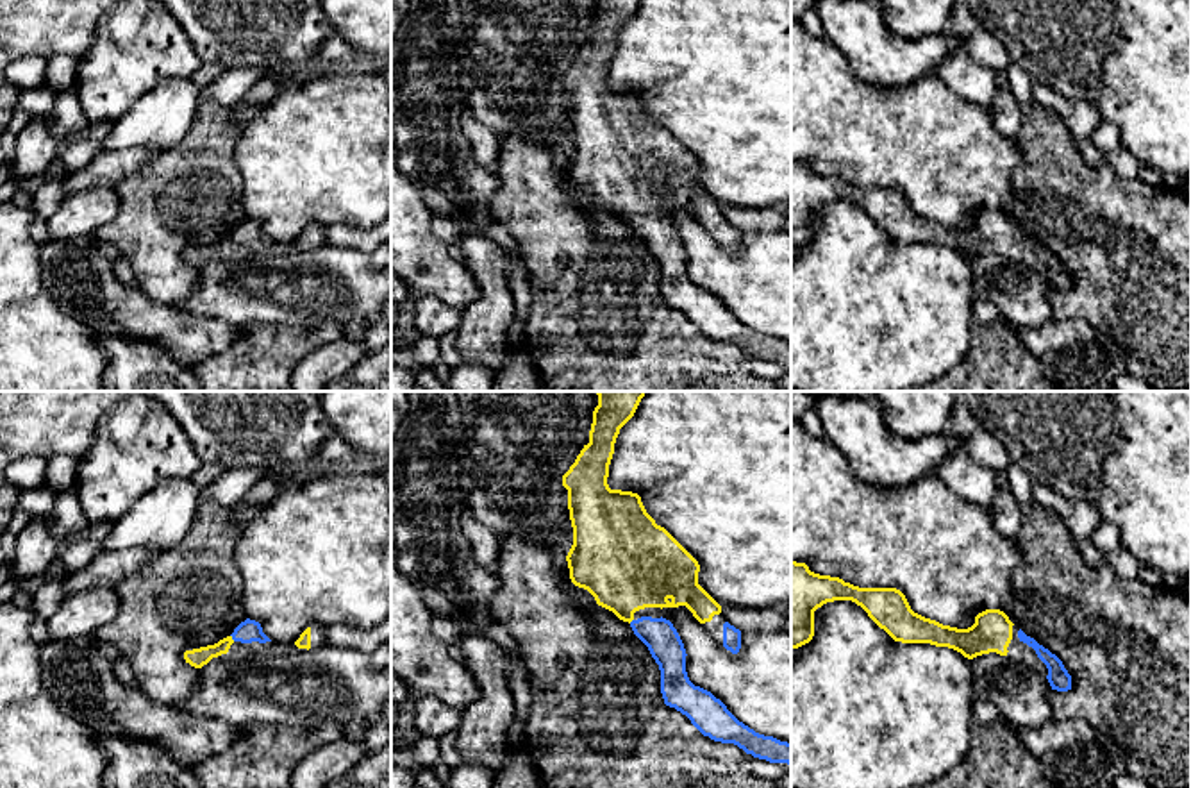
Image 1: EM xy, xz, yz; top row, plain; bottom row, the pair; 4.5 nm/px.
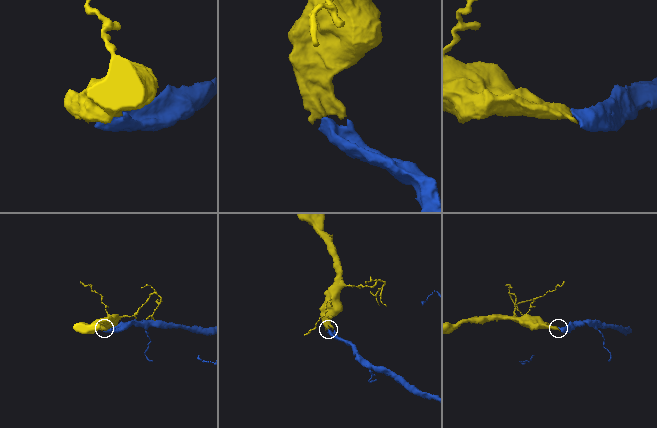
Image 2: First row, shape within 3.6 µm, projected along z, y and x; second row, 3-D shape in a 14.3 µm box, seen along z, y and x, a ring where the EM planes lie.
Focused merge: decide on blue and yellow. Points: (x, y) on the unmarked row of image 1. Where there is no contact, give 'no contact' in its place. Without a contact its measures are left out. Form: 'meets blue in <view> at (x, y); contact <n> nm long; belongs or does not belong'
meets blue in xy at (233, 238); contact 40 nm long; belongs

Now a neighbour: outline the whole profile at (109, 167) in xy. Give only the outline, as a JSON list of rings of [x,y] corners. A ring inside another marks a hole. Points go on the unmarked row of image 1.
[[[146,148],[102,150],[82,170],[61,179],[64,195],[93,186],[116,188],[125,177],[145,168],[159,152]]]

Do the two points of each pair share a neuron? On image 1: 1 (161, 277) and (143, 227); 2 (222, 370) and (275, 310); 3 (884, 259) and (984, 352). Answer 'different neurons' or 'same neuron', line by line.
1: same neuron
2: different neurons
3: different neurons

